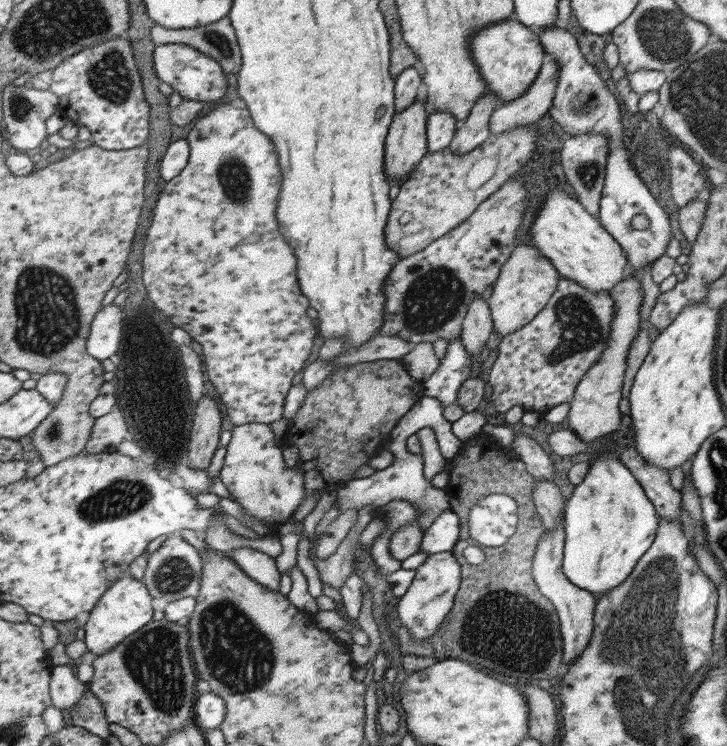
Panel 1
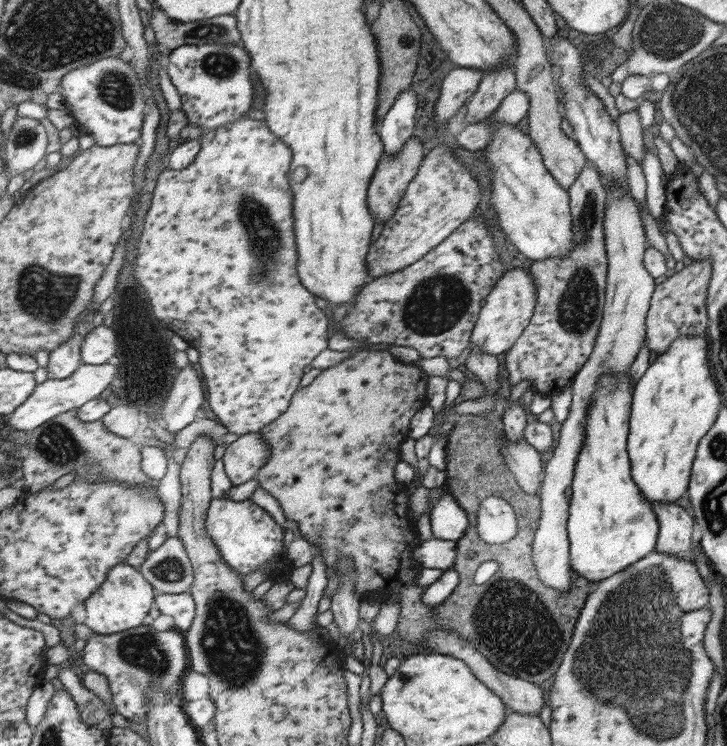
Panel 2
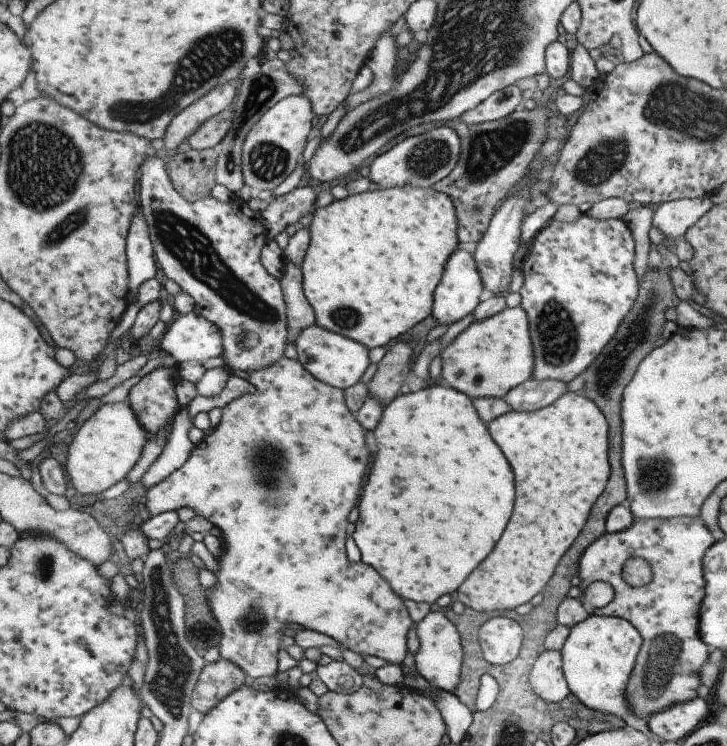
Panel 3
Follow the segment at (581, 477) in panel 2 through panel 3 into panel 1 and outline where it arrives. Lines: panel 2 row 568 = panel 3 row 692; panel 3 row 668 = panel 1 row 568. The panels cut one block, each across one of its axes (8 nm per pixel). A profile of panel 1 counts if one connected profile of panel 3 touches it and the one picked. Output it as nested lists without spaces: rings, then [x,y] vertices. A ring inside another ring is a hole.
[[[612,443],[599,455],[589,461],[589,468],[584,479],[575,489],[566,504],[566,550],[564,551],[564,572],[569,580],[591,592],[593,596],[601,598],[603,594],[613,592],[615,588],[627,582],[633,566],[639,557],[649,548],[657,538],[659,516],[646,496],[645,490],[638,483],[627,465],[620,459],[620,454],[613,451]]]

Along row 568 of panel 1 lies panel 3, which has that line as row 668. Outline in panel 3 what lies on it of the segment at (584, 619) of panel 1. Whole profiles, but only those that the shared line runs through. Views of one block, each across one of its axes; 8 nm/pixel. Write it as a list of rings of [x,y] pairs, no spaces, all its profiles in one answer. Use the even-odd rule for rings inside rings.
[[[547,649],[547,652],[537,657],[530,681],[535,692],[548,703],[561,702],[573,693],[566,679],[564,658],[560,650]]]

